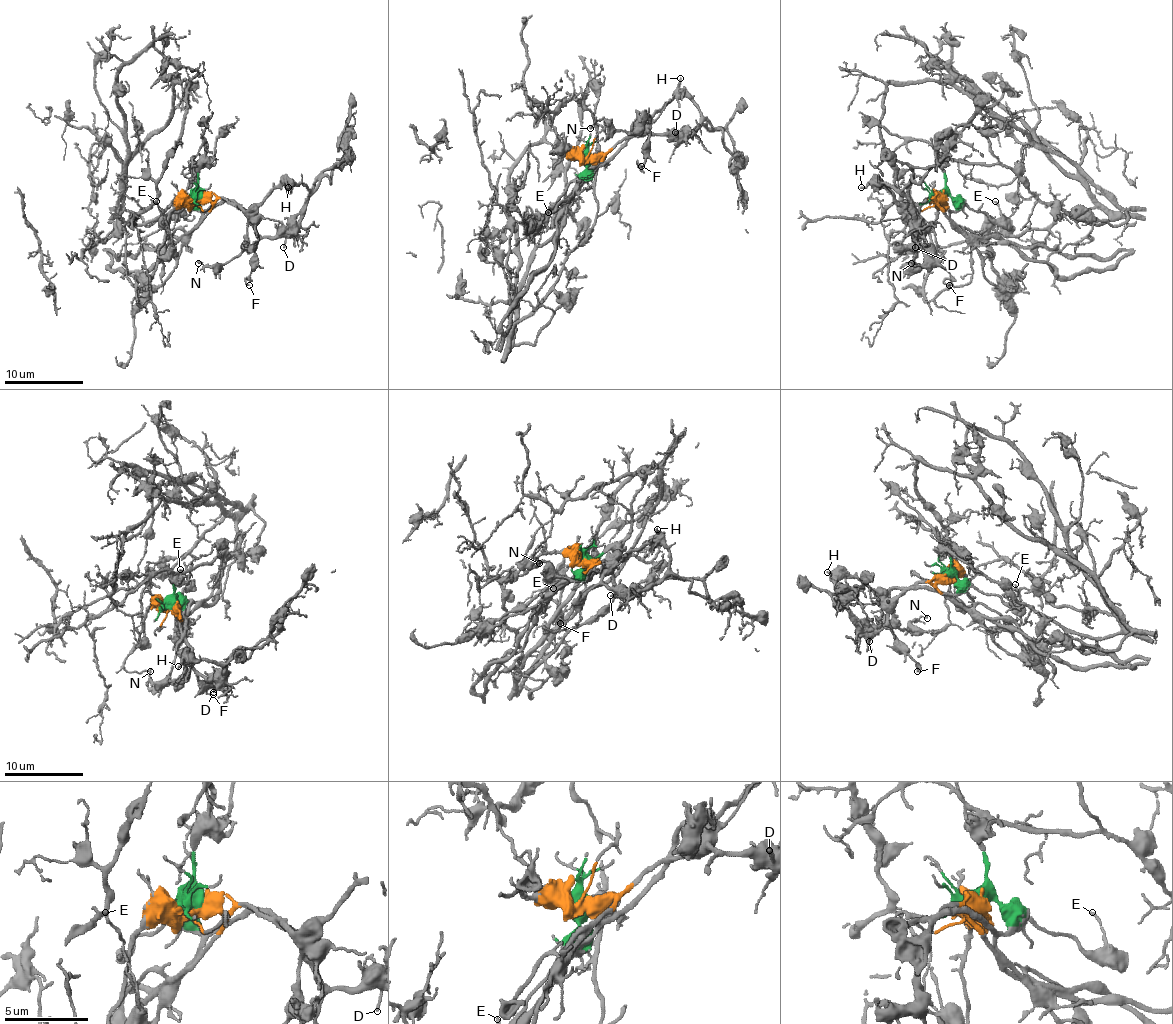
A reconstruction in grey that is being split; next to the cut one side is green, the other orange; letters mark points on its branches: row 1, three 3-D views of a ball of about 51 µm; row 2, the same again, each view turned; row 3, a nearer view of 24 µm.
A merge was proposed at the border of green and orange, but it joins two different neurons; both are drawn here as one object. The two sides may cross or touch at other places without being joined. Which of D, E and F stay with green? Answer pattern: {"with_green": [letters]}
{"with_green": ["E"]}

